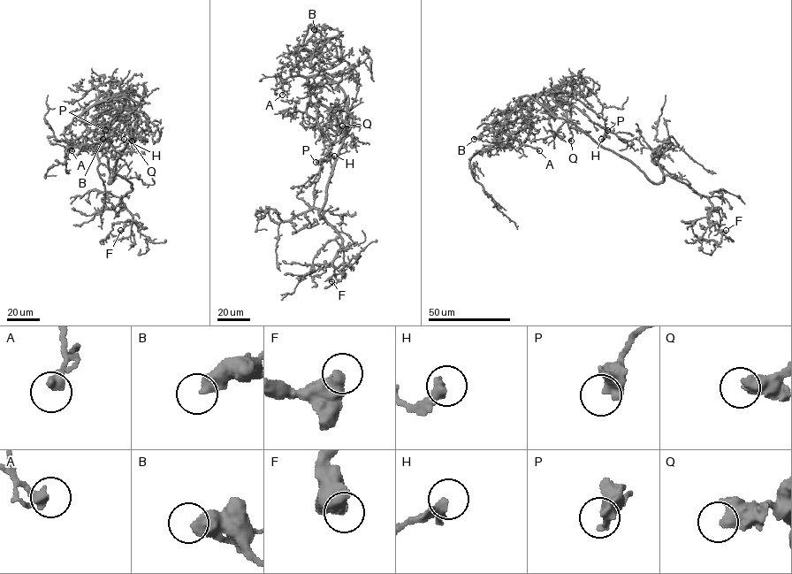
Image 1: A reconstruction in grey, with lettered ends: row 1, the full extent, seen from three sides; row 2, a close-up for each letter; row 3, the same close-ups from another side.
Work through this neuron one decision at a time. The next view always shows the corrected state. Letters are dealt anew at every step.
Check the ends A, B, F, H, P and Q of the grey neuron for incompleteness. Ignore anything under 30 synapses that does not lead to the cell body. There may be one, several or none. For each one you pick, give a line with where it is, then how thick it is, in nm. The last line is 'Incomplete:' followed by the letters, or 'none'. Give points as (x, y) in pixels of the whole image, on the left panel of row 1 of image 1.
Incomplete: none

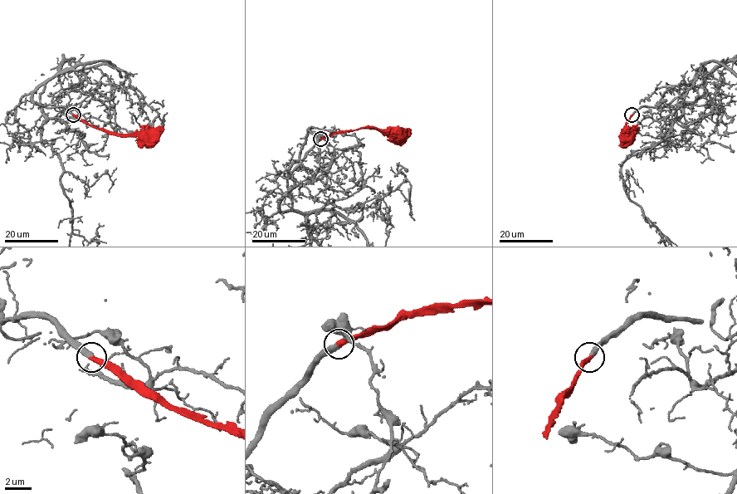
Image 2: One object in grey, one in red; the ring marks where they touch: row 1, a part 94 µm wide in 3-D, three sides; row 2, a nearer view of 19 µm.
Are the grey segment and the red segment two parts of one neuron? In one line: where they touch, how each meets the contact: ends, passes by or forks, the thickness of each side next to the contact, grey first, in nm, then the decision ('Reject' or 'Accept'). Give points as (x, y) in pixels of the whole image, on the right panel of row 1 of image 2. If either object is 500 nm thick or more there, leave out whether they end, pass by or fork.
Place: (632, 114). At the ring grey ends. At the ring red ends. Thickness 440 nm (grey) against 400 nm. Accept

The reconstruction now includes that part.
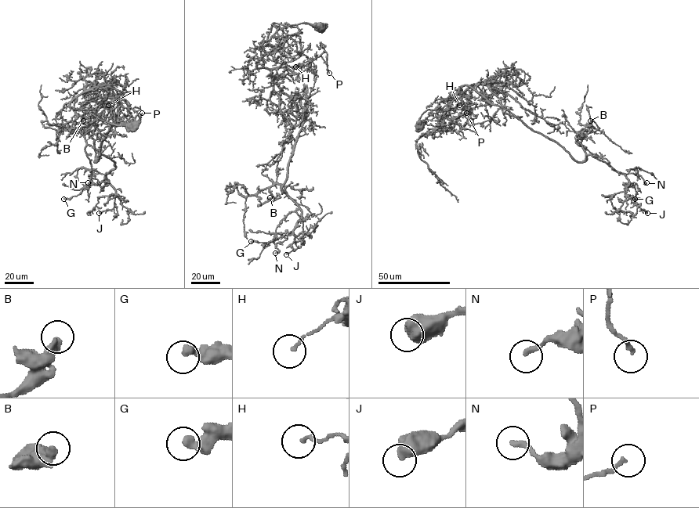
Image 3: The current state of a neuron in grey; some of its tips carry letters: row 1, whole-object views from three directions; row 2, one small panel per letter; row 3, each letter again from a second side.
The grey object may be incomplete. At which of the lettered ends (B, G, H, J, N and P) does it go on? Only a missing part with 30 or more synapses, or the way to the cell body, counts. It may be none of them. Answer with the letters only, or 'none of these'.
none of these

